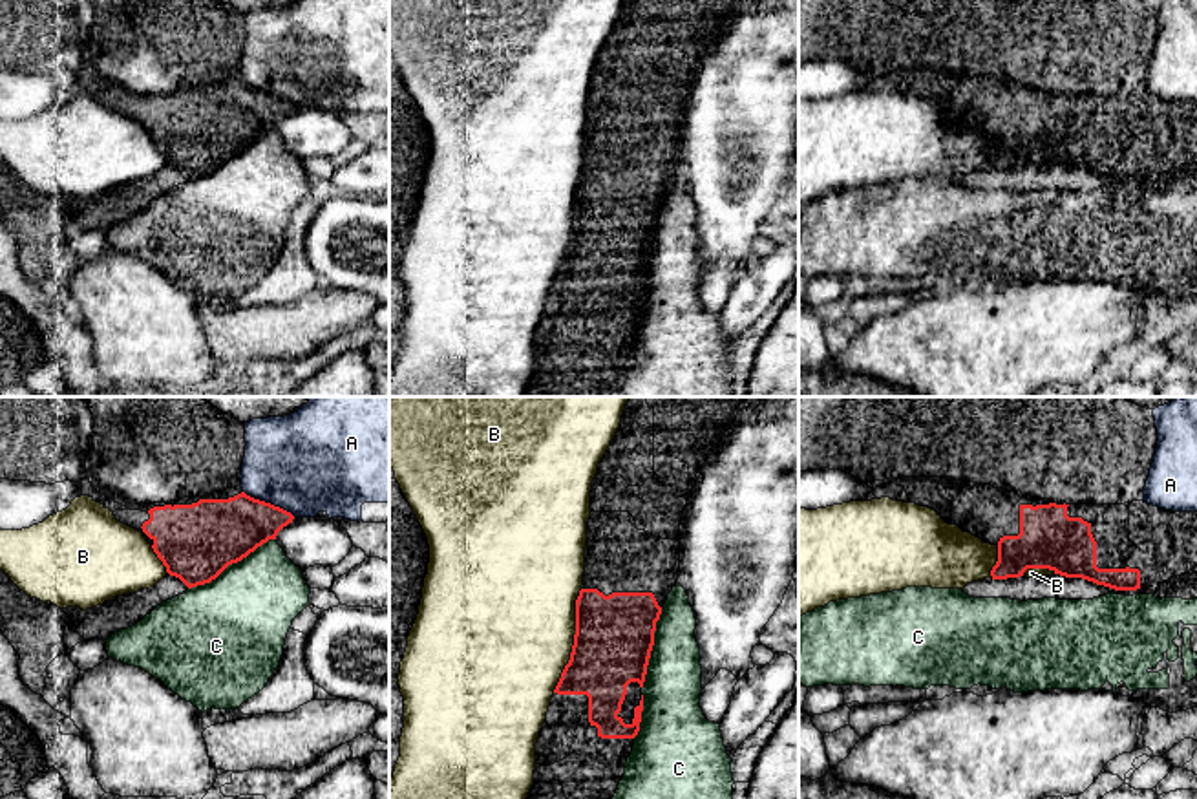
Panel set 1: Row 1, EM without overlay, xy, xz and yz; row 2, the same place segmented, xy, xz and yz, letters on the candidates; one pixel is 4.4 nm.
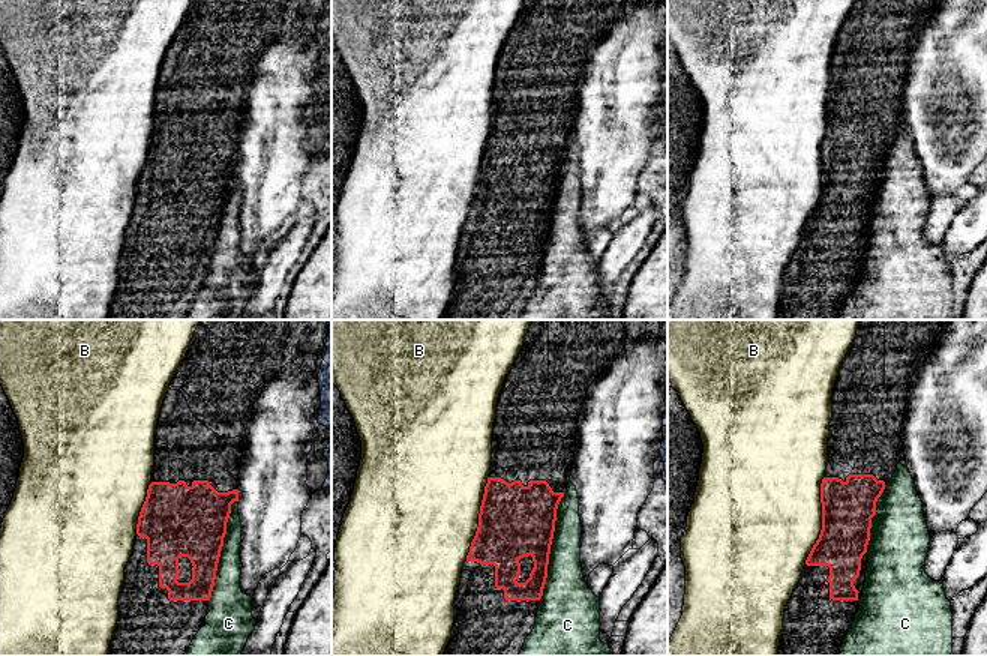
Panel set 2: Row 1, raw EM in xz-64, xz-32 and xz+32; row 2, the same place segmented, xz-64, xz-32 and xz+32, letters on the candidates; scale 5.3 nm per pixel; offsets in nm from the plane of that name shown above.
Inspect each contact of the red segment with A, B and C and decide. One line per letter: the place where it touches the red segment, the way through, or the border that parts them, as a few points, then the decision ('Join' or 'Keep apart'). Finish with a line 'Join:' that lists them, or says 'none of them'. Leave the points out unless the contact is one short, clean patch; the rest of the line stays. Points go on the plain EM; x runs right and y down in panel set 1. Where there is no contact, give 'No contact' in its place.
A: Touches red at xy (269, 94). Keep apart
B: Touches red at xz (574, 231). Keep apart
C: Touches red at xy (231, 154). Keep apart
Join: none of them

